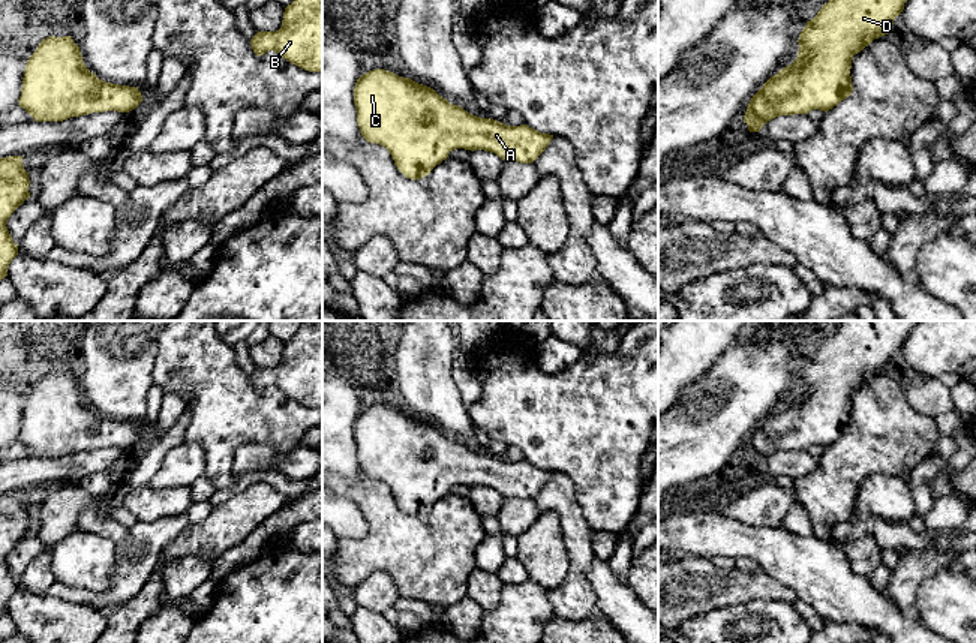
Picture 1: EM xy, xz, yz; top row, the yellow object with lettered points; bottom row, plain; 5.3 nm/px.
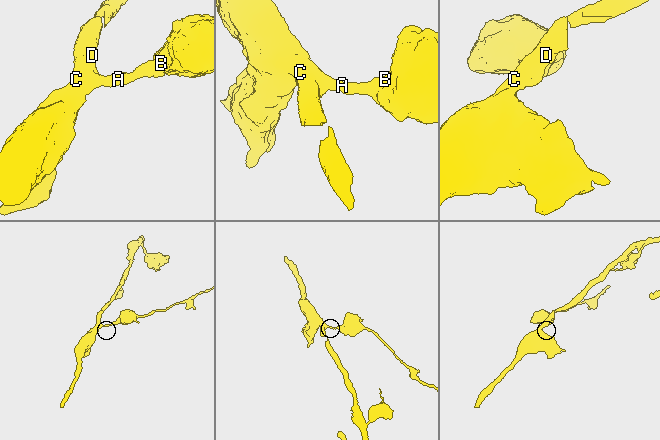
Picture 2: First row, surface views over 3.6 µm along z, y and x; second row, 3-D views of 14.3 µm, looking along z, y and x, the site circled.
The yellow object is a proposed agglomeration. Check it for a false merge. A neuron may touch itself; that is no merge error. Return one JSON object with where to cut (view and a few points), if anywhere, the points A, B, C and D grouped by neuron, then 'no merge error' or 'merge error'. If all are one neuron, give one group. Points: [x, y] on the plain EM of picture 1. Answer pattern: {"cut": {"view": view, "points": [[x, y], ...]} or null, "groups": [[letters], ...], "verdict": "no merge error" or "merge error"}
{"cut": null, "groups": [["A", "B", "C", "D"]], "verdict": "no merge error"}

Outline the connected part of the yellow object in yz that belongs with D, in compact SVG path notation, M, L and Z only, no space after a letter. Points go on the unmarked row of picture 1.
M841 321L834 333L822 342L817 351L807 357L799 370L799 387L796 396L771 412L763 423L751 433L744 457L750 468L759 468L765 459L780 451L808 450L813 445L828 448L853 427L852 396L874 375L892 369L894 355L901 351L904 339L919 321Z

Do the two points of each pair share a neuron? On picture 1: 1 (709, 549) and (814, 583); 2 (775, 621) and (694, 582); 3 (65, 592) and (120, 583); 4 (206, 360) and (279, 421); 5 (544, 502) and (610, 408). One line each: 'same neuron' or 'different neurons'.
1: same neuron
2: different neurons
3: same neuron
4: same neuron
5: different neurons

